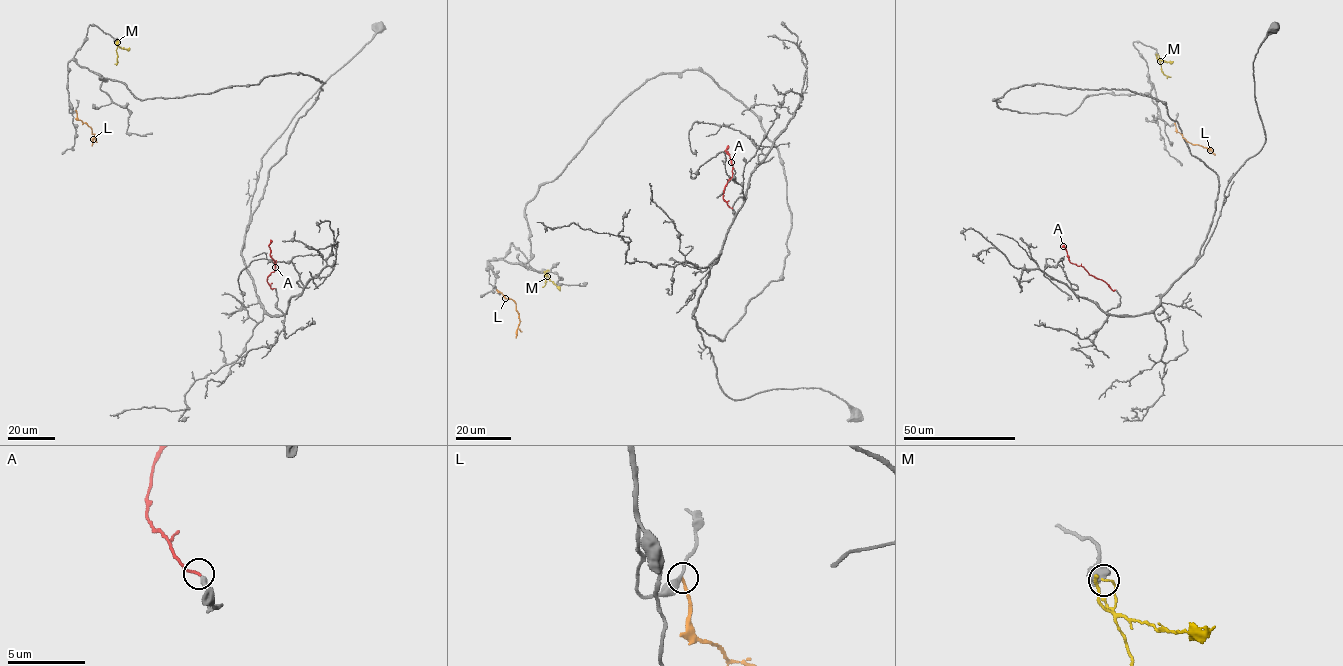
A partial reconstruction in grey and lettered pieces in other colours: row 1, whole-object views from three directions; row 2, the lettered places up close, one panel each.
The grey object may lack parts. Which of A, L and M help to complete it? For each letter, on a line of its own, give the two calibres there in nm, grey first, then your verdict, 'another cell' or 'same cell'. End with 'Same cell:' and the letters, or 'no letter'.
A: 340/180 nm | same cell
L: 240/180 nm | another cell
M: 750/120 nm | another cell
Same cell: A

